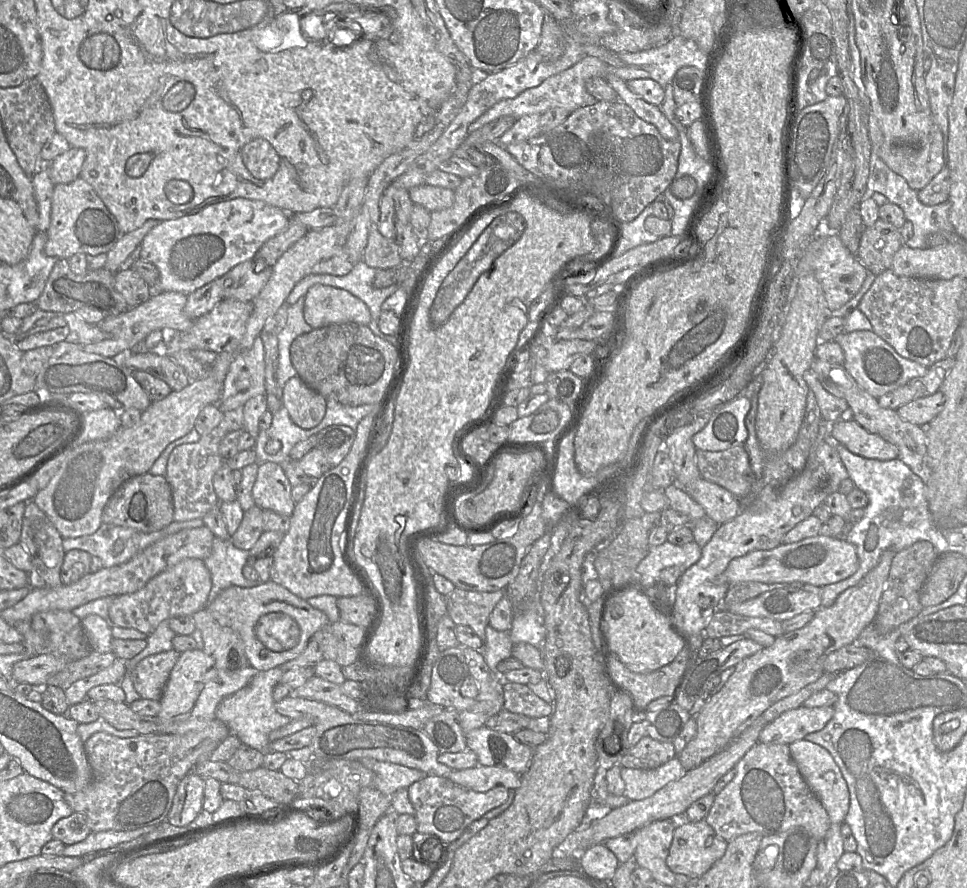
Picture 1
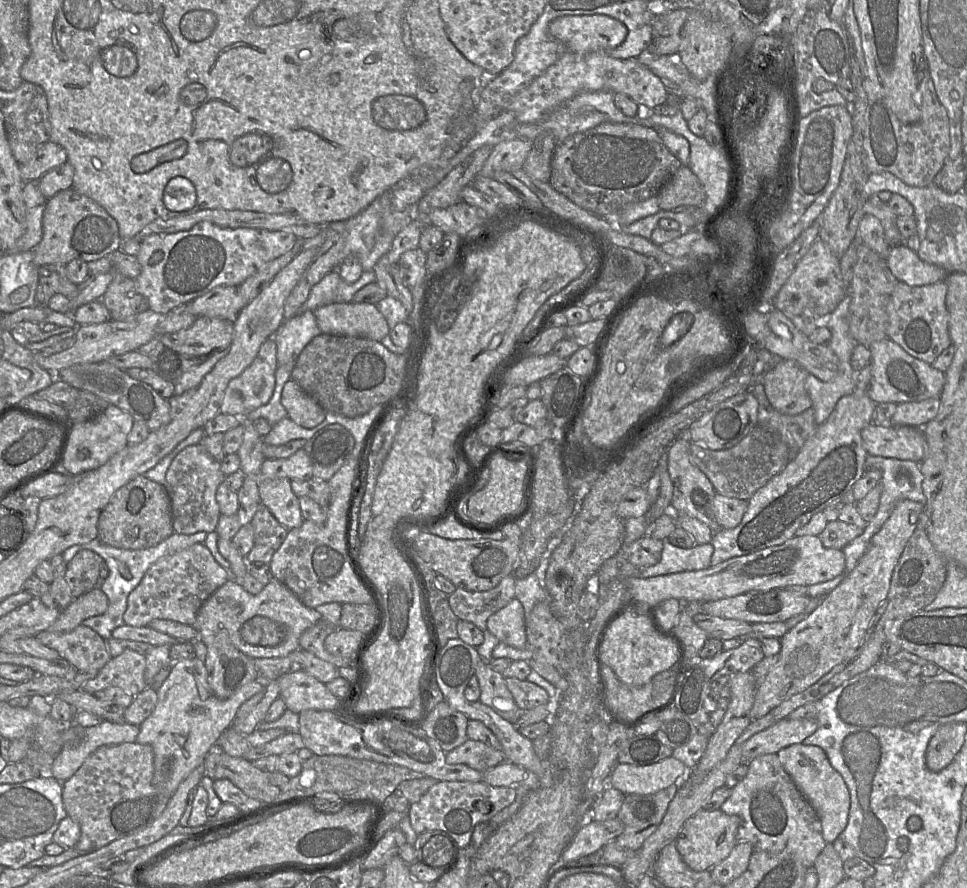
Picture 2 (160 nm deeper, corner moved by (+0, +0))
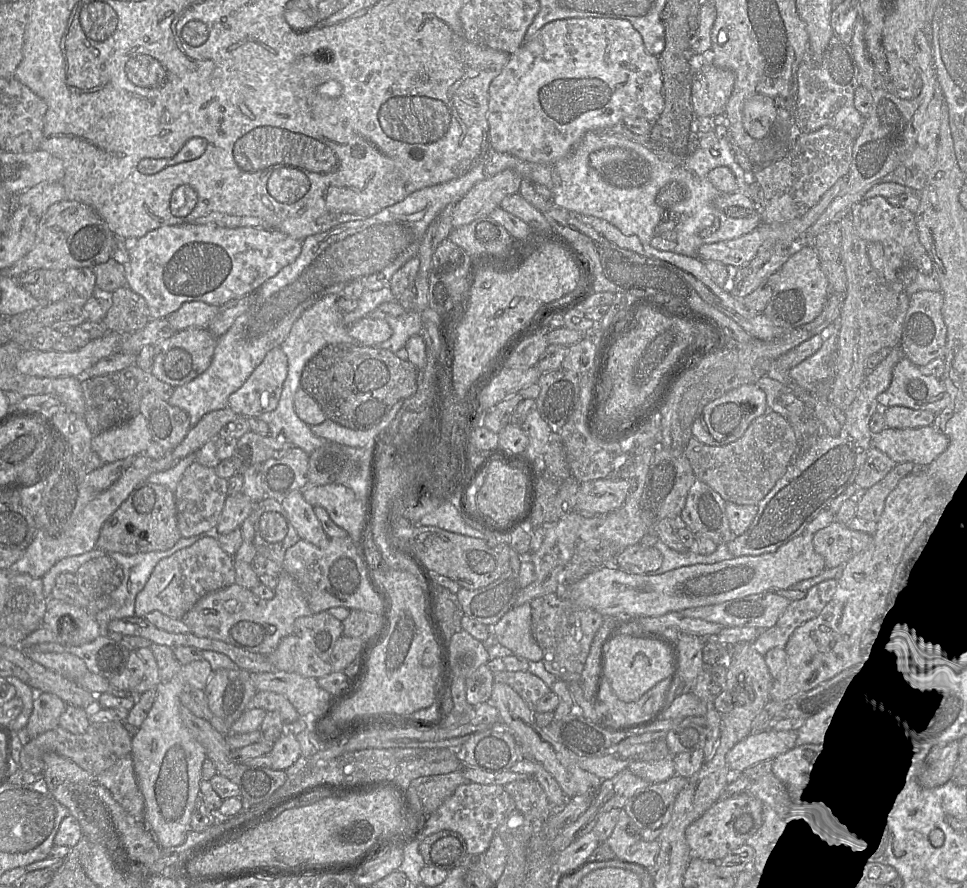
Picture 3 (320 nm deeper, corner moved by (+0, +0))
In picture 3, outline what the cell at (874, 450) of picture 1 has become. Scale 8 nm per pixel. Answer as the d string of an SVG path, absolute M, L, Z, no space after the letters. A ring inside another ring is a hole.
M933 425L904 429L886 427L871 439L871 446L896 463L912 462L917 467L929 466L948 444L948 437Z

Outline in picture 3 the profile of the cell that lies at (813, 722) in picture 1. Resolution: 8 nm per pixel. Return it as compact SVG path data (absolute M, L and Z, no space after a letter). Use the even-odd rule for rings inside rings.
M772 728L760 733L750 733L727 754L726 761L732 774L741 774L748 767L777 756L797 746L798 732L776 731Z

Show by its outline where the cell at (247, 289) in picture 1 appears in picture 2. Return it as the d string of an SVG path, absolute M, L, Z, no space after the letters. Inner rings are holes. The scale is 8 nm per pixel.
M217 286L191 301L192 312L197 317L208 316L234 321L242 308L237 286Z

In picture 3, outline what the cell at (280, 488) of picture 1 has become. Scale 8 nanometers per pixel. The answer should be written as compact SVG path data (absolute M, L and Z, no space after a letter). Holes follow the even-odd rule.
M301 490L290 492L281 501L281 505L301 540L318 547L328 545L329 538L315 516L313 507L304 500Z

